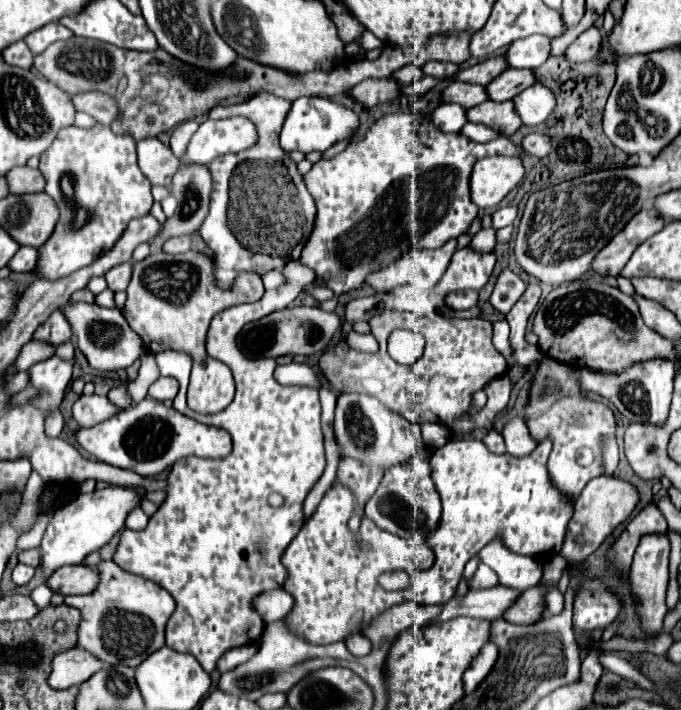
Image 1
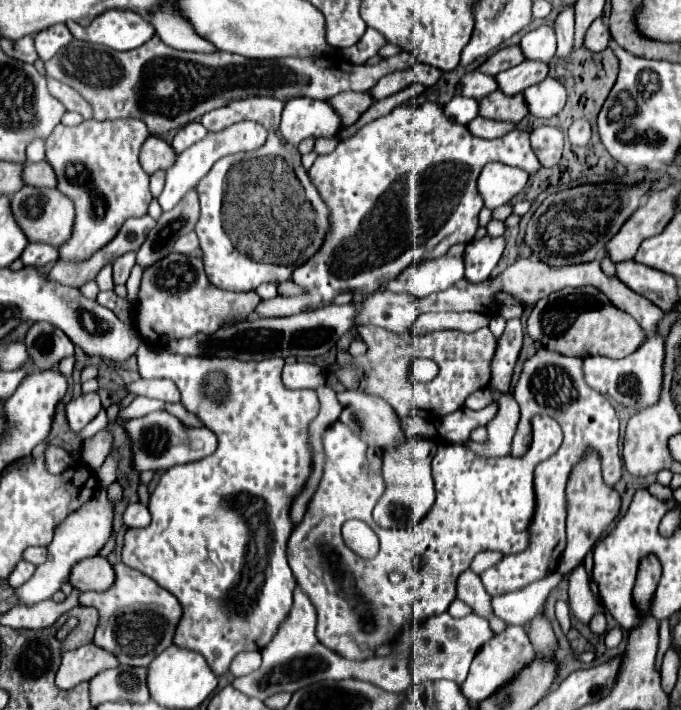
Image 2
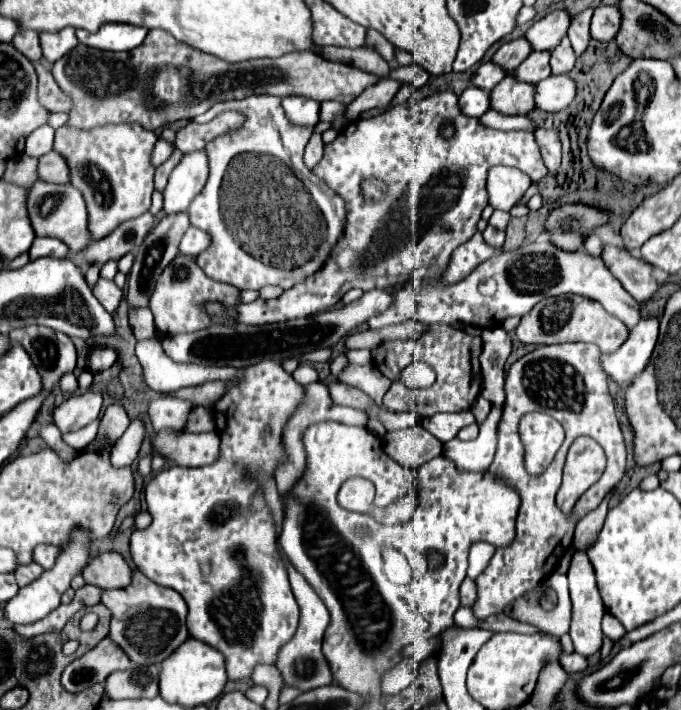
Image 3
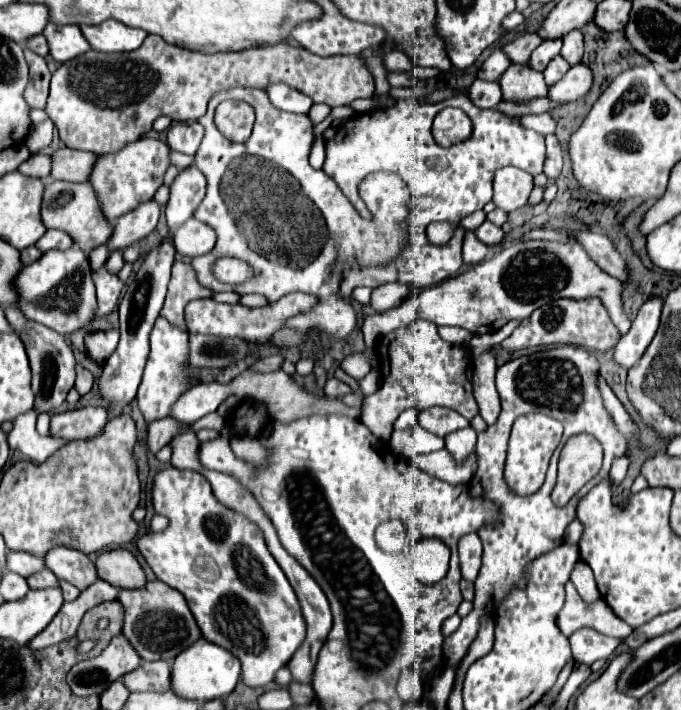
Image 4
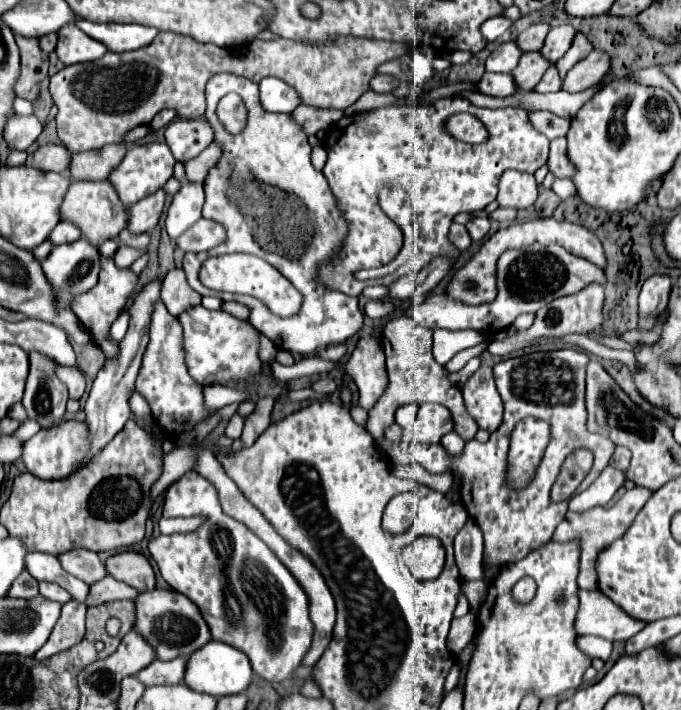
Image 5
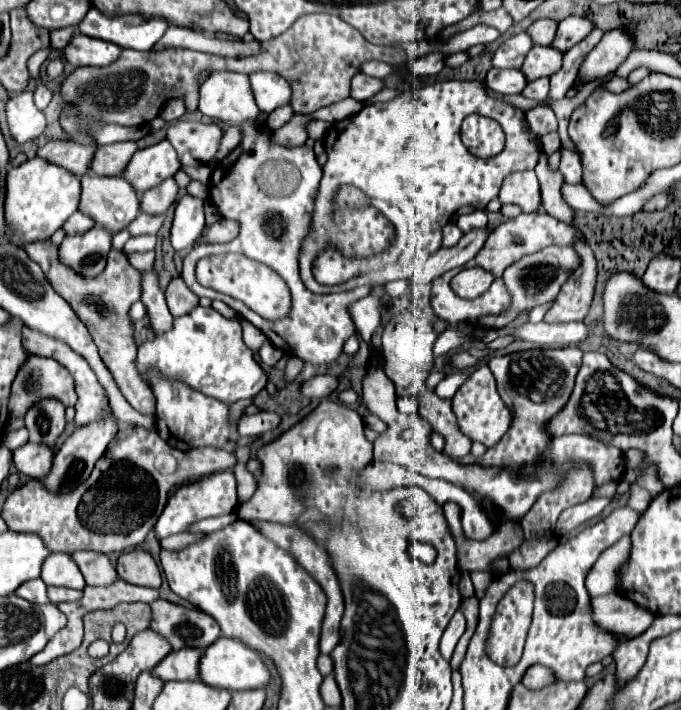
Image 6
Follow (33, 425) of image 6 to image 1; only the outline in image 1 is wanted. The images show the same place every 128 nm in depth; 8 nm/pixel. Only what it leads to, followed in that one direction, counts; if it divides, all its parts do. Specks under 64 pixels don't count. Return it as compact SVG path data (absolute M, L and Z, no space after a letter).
M60 308L54 310L52 316L48 316L48 320L44 324L40 324L38 330L34 332L34 340L44 340L44 342L50 342L54 346L58 346L70 338L72 338L70 324Z

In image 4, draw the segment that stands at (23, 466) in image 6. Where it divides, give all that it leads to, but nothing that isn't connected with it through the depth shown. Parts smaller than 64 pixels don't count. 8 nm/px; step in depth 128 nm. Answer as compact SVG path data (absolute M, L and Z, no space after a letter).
M86 406L78 410L68 410L62 414L52 416L52 434L70 438L70 440L84 440L88 436L100 434L100 428L108 422L108 414L100 406Z

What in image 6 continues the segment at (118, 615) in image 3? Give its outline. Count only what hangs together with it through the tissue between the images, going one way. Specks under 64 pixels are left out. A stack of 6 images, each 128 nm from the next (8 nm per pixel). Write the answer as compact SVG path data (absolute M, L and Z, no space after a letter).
M162 598L150 602L150 608L150 630L164 636L172 650L178 650L182 646L204 650L222 636L216 620L212 620L212 616L204 614L202 610L184 608Z

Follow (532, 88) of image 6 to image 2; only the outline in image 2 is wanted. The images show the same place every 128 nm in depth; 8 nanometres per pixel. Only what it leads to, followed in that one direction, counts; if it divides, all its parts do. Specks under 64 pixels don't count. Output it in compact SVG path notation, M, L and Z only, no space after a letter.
M574 4L566 6L554 20L554 30L558 36L558 52L556 56L566 58L572 52L572 40L574 40Z

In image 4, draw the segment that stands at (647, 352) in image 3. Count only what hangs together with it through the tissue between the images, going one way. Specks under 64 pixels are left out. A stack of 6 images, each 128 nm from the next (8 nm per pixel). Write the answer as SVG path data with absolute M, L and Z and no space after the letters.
M650 300L646 302L636 320L632 322L632 328L628 330L628 334L624 334L620 338L620 342L614 348L614 362L620 364L622 368L632 368L642 354L646 352L646 348L650 346L658 324L660 324L660 312L662 312L662 300Z

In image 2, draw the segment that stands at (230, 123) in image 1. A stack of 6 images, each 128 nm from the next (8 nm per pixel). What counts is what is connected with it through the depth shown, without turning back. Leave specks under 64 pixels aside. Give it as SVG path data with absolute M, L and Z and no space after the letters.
M248 120L248 124L232 124L232 126L224 128L224 132L208 132L202 140L198 140L196 144L186 148L182 154L178 154L176 164L166 172L166 186L164 186L164 192L158 196L162 210L164 212L172 210L182 200L184 192L188 192L188 188L194 188L200 182L200 178L204 178L208 174L212 164L216 160L220 160L222 156L244 152L244 150L256 150L264 142L266 142L266 128L256 122L250 122L250 120Z

